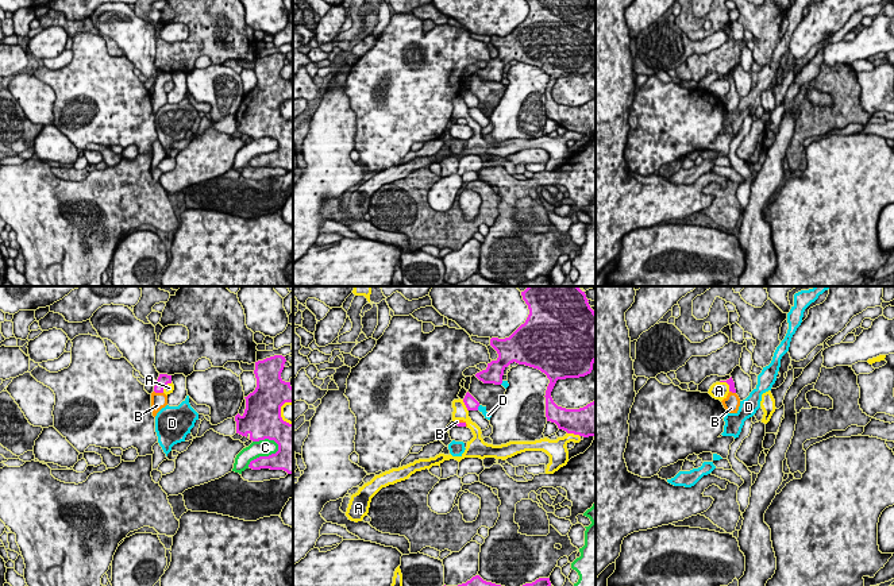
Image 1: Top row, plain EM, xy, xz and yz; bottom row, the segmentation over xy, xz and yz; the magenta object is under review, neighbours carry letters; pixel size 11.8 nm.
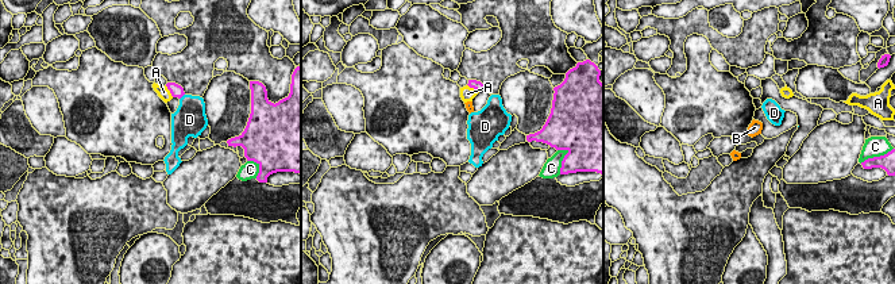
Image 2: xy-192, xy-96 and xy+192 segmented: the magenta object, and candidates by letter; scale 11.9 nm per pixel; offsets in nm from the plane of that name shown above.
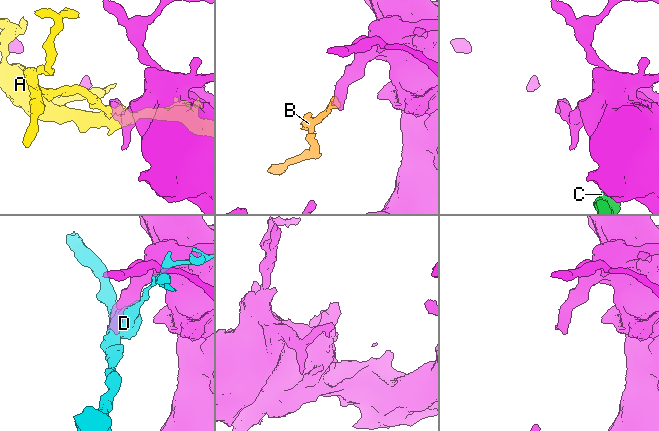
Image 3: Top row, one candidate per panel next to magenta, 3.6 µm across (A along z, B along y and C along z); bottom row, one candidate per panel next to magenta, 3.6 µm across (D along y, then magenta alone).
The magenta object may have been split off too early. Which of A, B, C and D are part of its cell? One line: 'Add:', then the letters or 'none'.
Add: B

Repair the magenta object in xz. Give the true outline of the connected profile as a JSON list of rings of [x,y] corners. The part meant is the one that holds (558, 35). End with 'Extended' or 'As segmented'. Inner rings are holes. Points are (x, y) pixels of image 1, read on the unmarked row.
[[[525,0],[529,12],[509,35],[492,35],[490,43],[498,55],[475,72],[483,81],[502,81],[504,68],[513,59],[540,68],[550,81],[546,88],[546,115],[559,127],[583,135],[596,134],[596,99],[579,107],[558,104],[551,89],[558,77],[579,76],[591,70],[596,59],[596,9],[589,0]]]. As segmented

